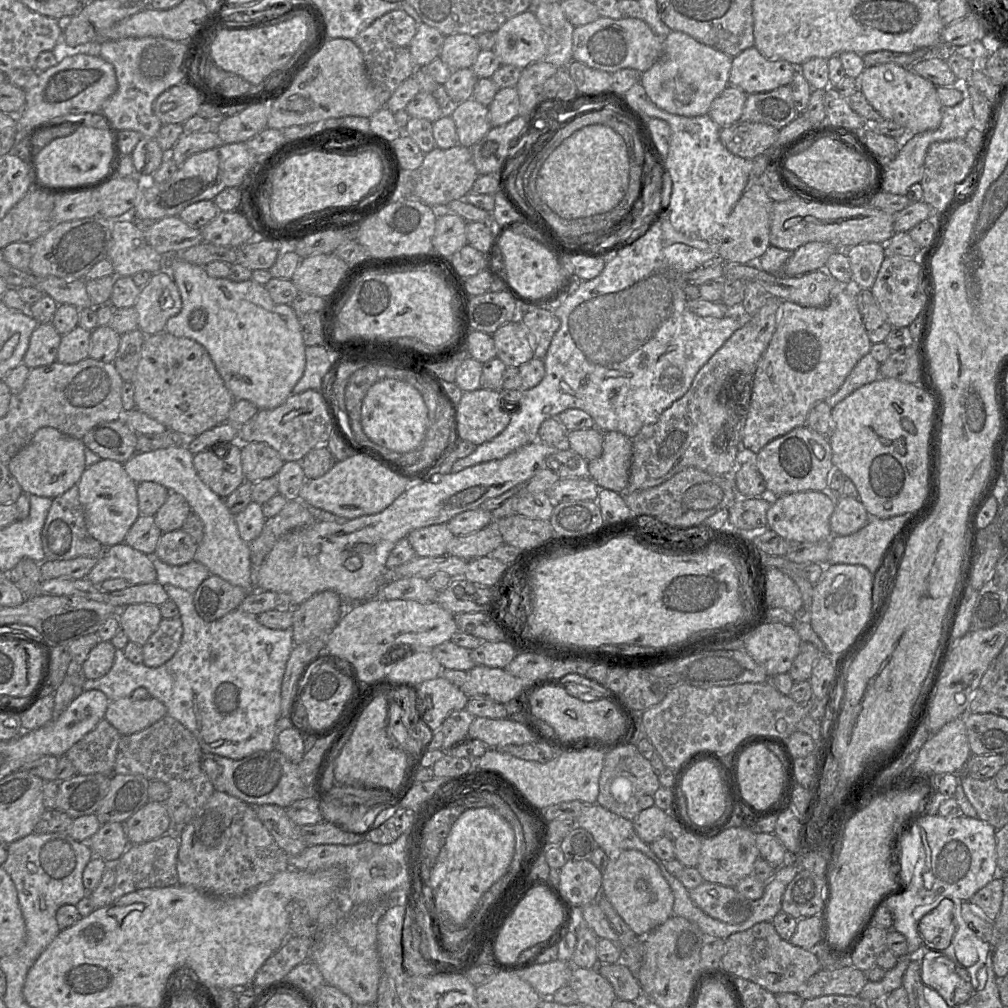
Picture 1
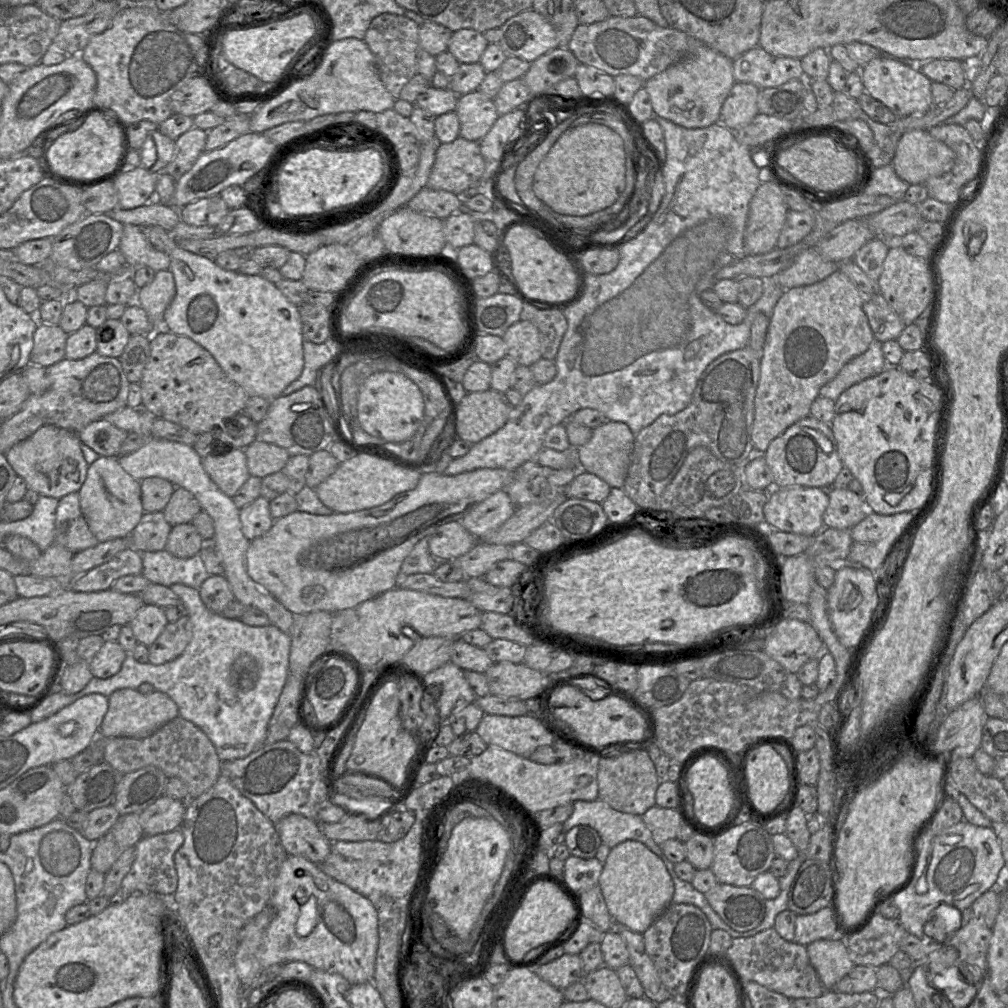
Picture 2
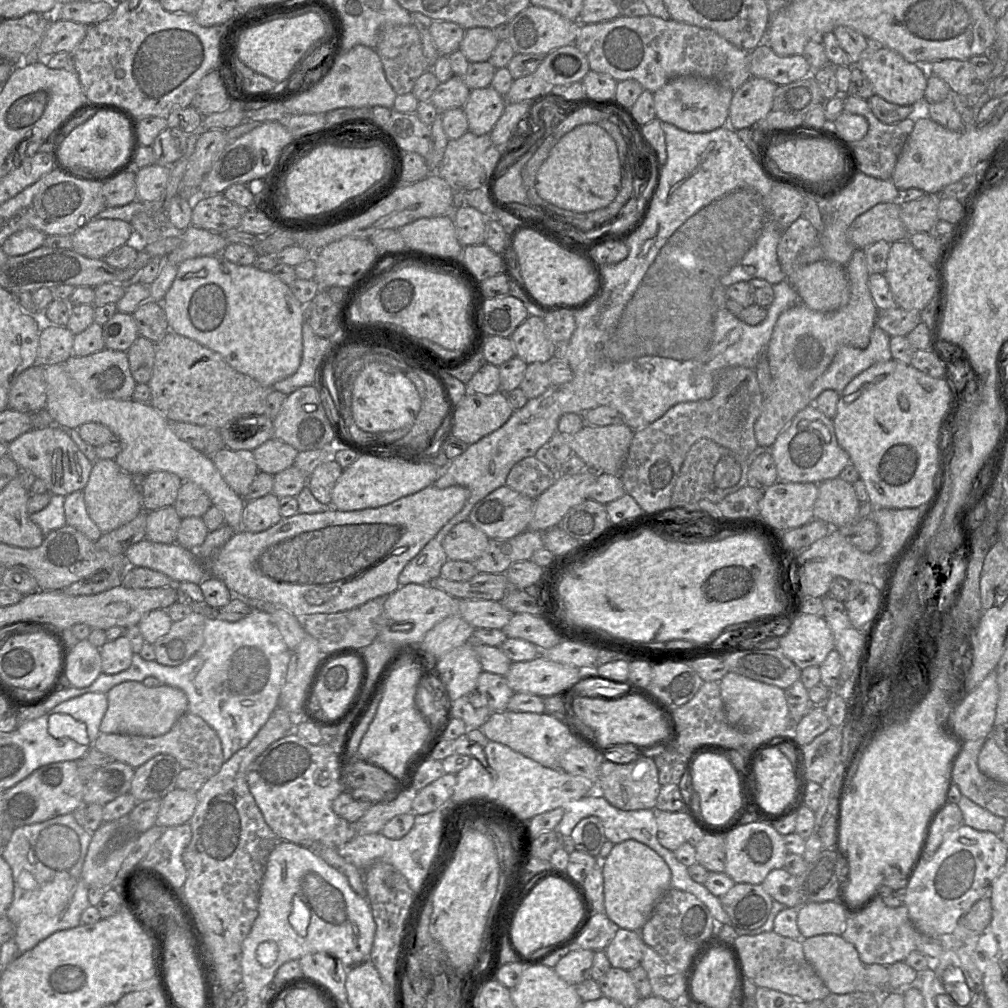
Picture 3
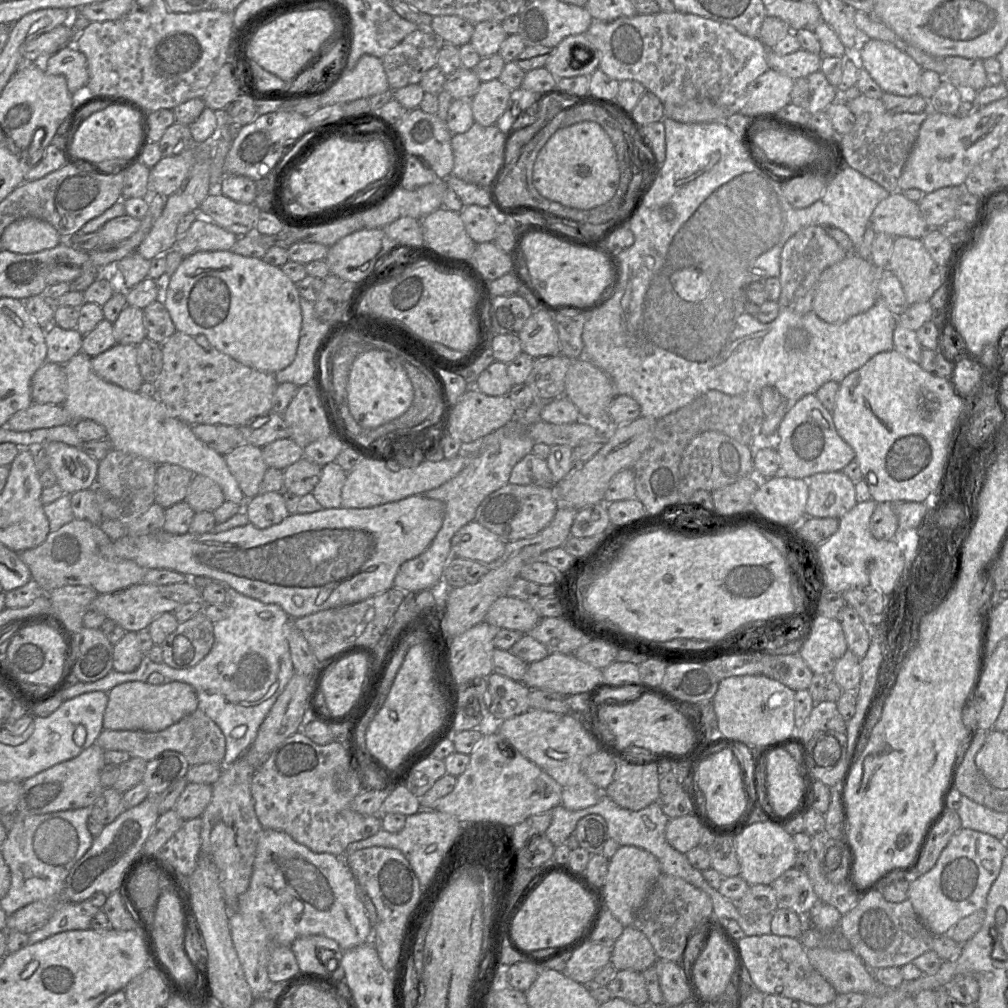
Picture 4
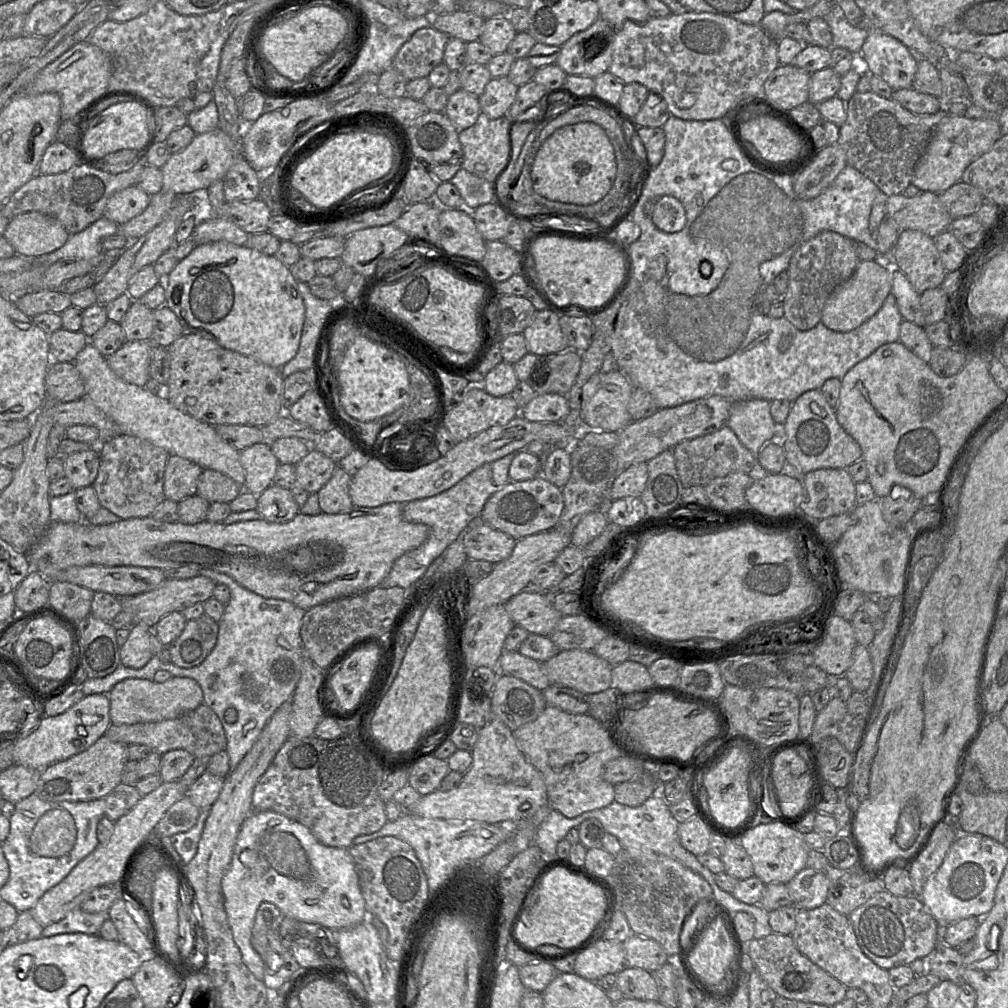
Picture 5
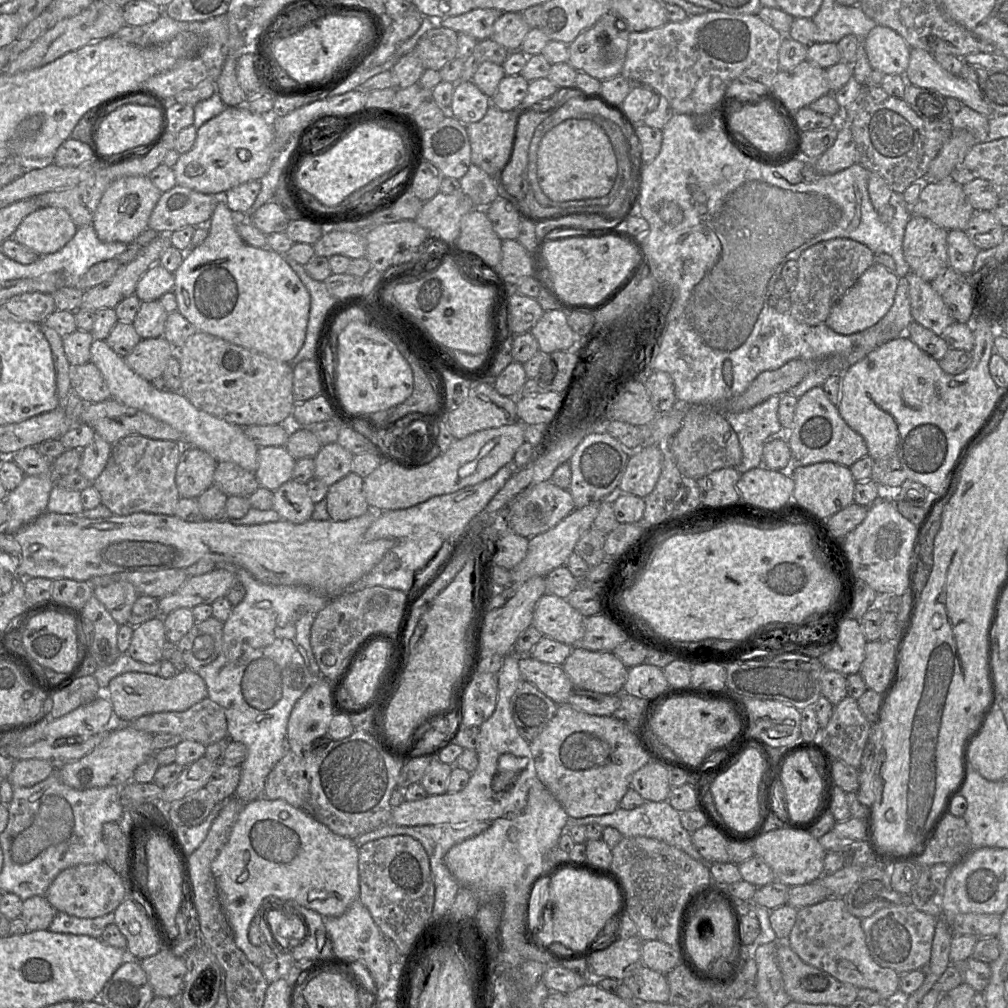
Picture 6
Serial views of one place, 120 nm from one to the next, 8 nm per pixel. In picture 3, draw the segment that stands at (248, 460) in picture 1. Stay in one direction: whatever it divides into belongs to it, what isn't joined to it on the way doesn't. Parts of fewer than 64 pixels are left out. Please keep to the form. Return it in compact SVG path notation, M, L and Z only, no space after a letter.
M271 438L253 450L259 472L275 475L294 464L298 451L286 442Z

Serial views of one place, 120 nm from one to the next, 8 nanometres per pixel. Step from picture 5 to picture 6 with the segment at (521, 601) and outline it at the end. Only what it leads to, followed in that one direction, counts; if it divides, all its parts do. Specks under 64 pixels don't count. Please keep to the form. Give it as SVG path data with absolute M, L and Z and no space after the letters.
M545 593L535 606L532 625L543 636L577 646L585 633L584 620L585 616L565 598Z

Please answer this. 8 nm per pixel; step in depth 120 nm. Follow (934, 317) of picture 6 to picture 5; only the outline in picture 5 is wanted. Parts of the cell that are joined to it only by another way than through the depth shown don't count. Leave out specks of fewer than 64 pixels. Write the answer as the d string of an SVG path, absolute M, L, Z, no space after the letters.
M892 269L891 294L894 295L904 320L925 327L925 316L920 304L920 294L915 291L907 277L898 269Z

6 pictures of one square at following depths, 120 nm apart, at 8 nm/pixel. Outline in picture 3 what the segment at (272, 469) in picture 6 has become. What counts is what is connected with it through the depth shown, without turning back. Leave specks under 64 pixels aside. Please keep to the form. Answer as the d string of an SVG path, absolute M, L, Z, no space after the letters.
M224 447L210 456L225 482L241 497L245 497L250 485L259 473L253 451L231 450Z

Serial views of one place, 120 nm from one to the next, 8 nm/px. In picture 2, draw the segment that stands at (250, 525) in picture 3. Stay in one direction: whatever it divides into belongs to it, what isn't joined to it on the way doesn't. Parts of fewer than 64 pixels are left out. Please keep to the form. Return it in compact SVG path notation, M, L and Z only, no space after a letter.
M259 496L240 509L242 533L252 541L269 531L275 521L270 512L270 501Z

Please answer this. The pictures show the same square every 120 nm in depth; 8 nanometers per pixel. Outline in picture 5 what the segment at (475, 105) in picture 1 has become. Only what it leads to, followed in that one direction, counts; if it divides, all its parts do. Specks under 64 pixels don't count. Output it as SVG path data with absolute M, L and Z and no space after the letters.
M508 77L492 78L478 97L481 112L490 119L498 119L507 115L516 99L518 88Z

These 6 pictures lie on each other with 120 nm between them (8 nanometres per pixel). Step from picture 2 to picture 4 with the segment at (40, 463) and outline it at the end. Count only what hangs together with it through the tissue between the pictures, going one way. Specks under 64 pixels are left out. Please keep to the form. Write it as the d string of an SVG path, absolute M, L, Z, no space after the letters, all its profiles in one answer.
M50 442L43 447L48 456L49 467L64 493L72 494L94 487L99 461L86 454L81 447L61 442Z

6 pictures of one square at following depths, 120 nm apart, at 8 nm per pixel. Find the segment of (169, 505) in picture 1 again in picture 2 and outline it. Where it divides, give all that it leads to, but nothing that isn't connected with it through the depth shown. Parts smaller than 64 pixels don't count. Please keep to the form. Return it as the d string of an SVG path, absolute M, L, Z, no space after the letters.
M176 487L169 502L163 509L166 521L172 526L186 524L202 511L196 497L182 487Z

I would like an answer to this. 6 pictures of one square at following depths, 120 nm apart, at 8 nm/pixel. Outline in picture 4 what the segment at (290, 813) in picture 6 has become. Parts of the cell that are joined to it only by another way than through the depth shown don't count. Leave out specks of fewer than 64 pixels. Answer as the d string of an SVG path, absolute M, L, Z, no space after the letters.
M263 829L257 844L250 885L229 917L232 941L255 1000L270 990L267 966L276 946L288 946L301 936L323 935L335 940L343 951L370 940L373 927L357 896L357 881L341 857L315 853L283 831Z

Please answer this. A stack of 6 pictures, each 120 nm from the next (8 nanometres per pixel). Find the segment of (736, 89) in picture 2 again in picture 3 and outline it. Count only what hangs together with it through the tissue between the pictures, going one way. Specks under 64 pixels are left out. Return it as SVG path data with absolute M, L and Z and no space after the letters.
M751 77L733 93L728 125L734 130L753 128L773 110L777 87L769 80Z

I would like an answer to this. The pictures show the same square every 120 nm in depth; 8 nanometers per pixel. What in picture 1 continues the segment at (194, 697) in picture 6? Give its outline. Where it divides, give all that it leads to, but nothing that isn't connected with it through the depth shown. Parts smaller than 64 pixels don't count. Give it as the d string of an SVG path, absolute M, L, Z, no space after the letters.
M125 697L109 702L105 719L121 735L130 735L151 726L166 715L166 706L156 698L135 700Z

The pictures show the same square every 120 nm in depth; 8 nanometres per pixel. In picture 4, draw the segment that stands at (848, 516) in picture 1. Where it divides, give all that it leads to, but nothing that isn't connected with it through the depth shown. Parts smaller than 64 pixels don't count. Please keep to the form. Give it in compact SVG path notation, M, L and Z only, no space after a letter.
M821 472L804 478L809 496L806 516L841 518L856 504L855 483L843 472Z

